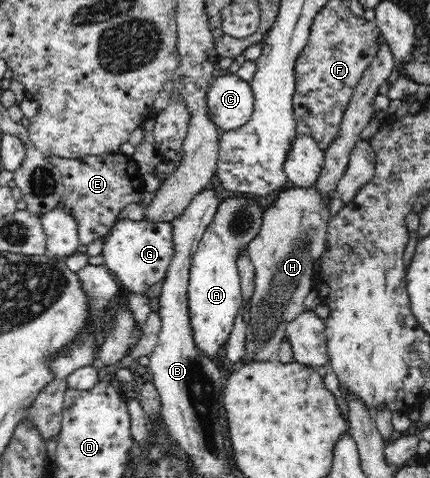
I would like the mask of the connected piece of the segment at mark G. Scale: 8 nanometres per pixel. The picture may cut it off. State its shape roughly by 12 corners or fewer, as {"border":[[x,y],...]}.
{"border":[[118,219],[103,239],[106,269],[145,293],[176,254],[172,222]]}

